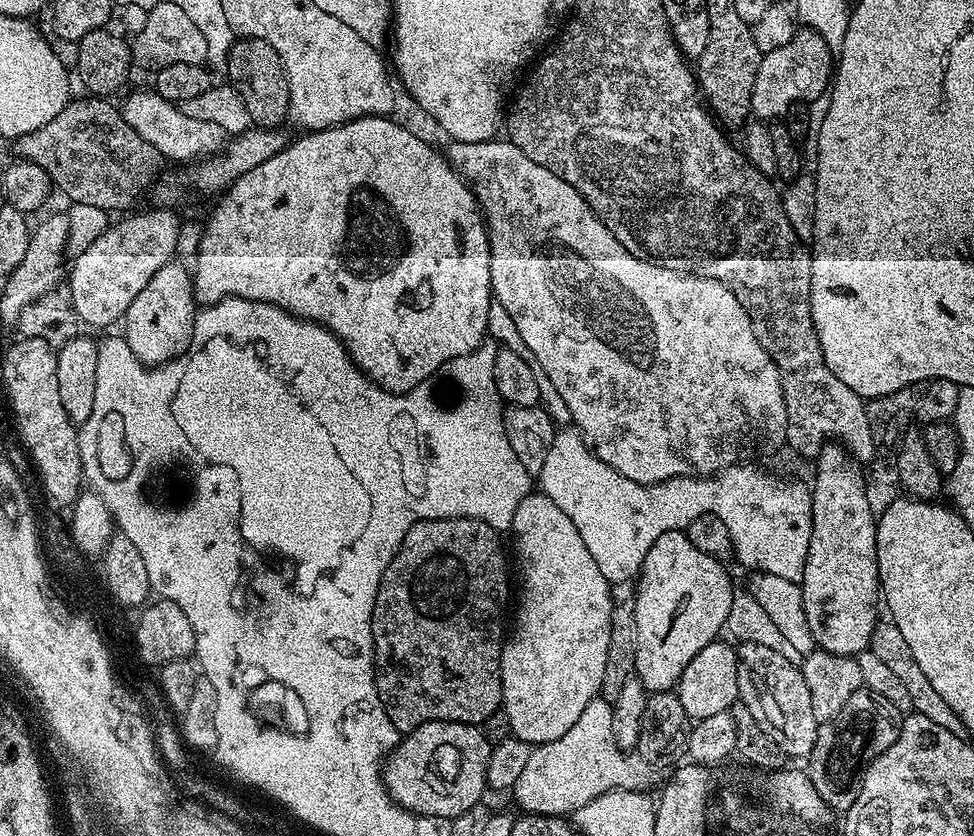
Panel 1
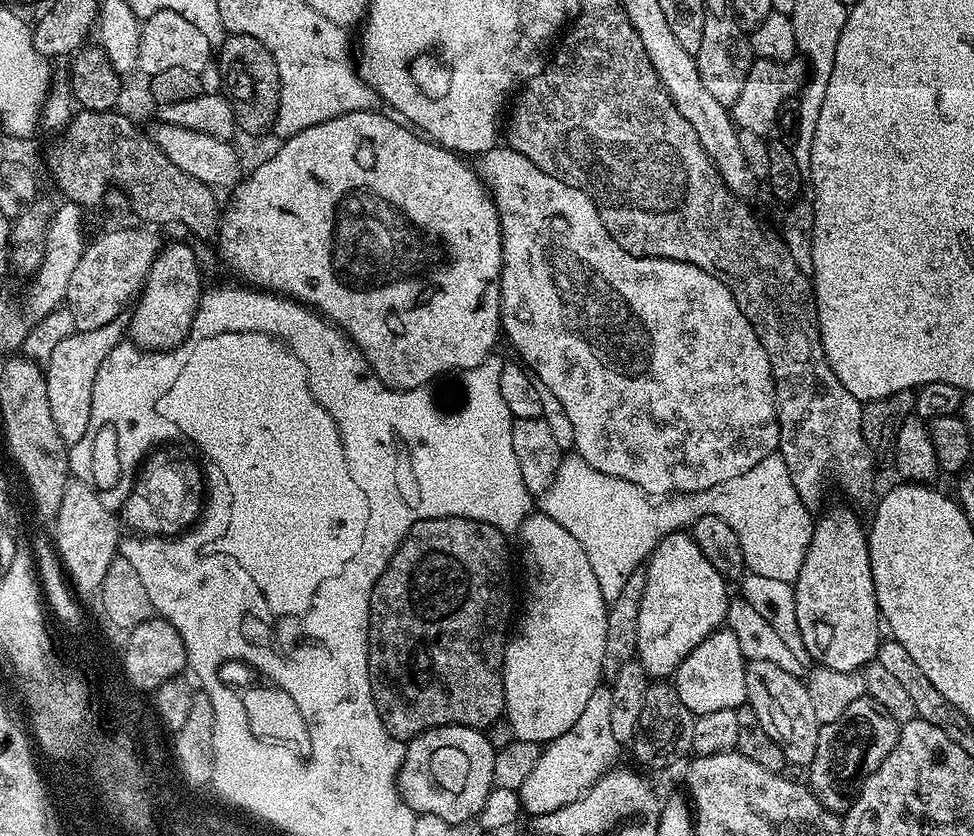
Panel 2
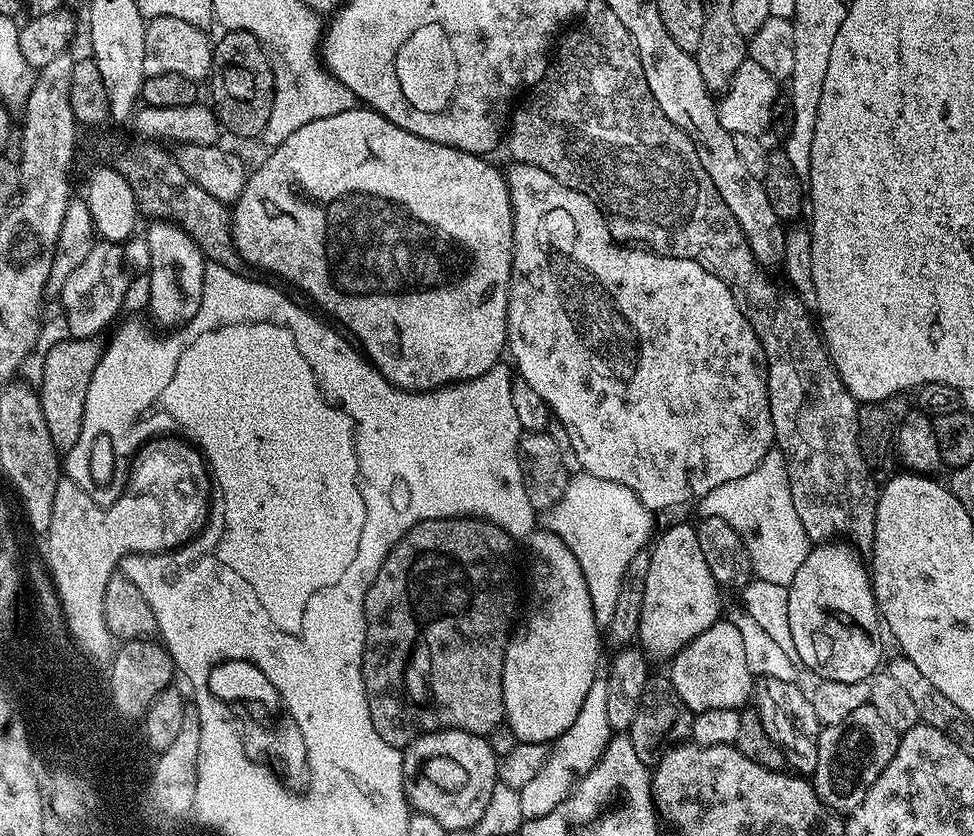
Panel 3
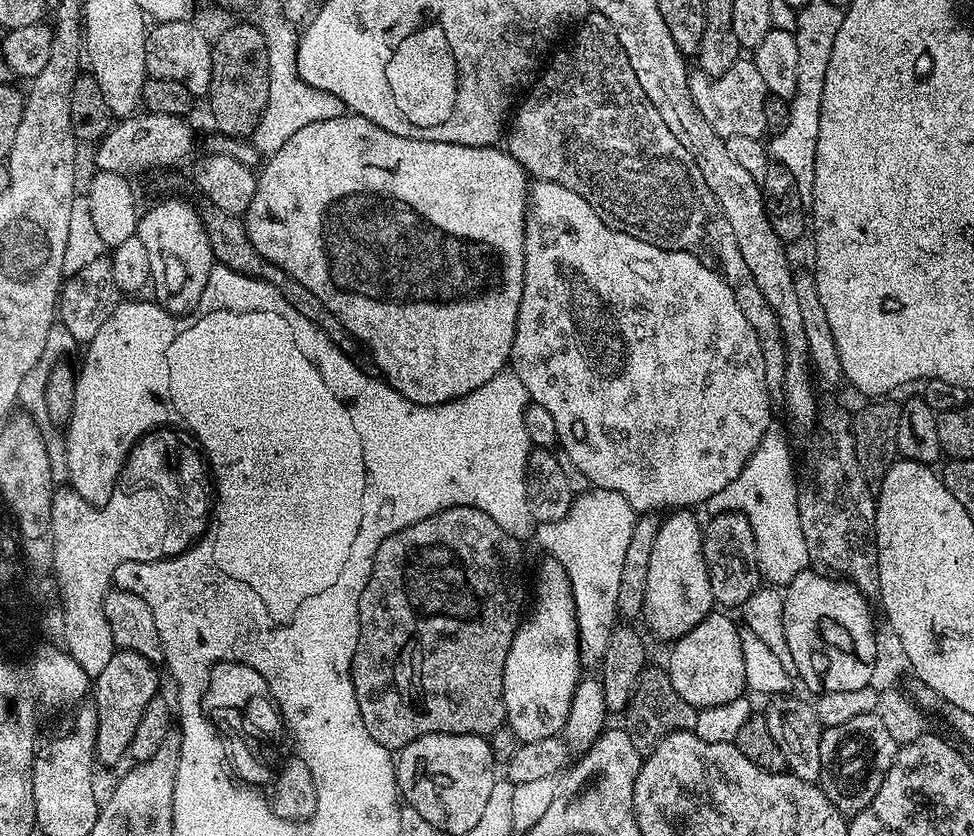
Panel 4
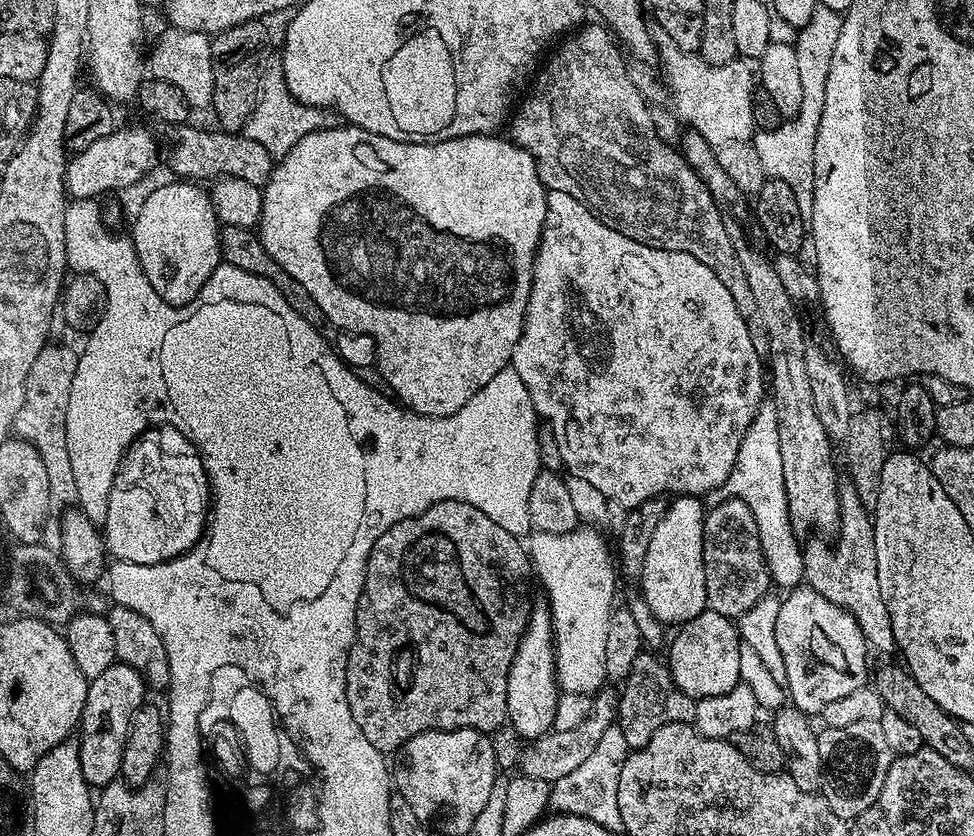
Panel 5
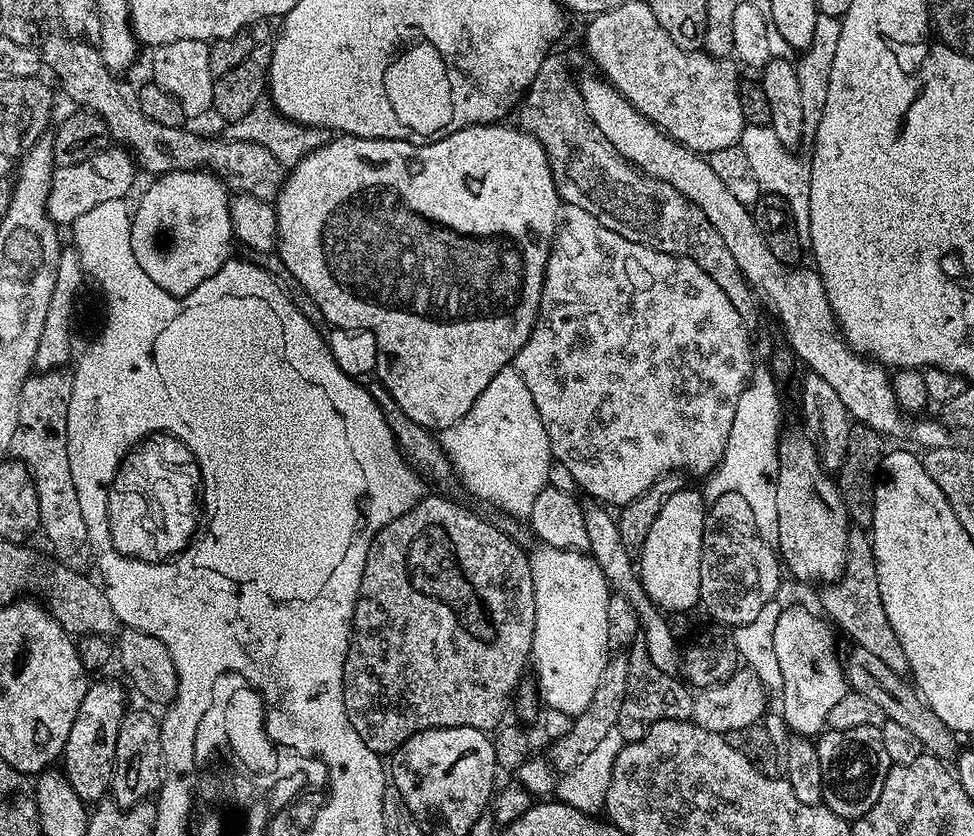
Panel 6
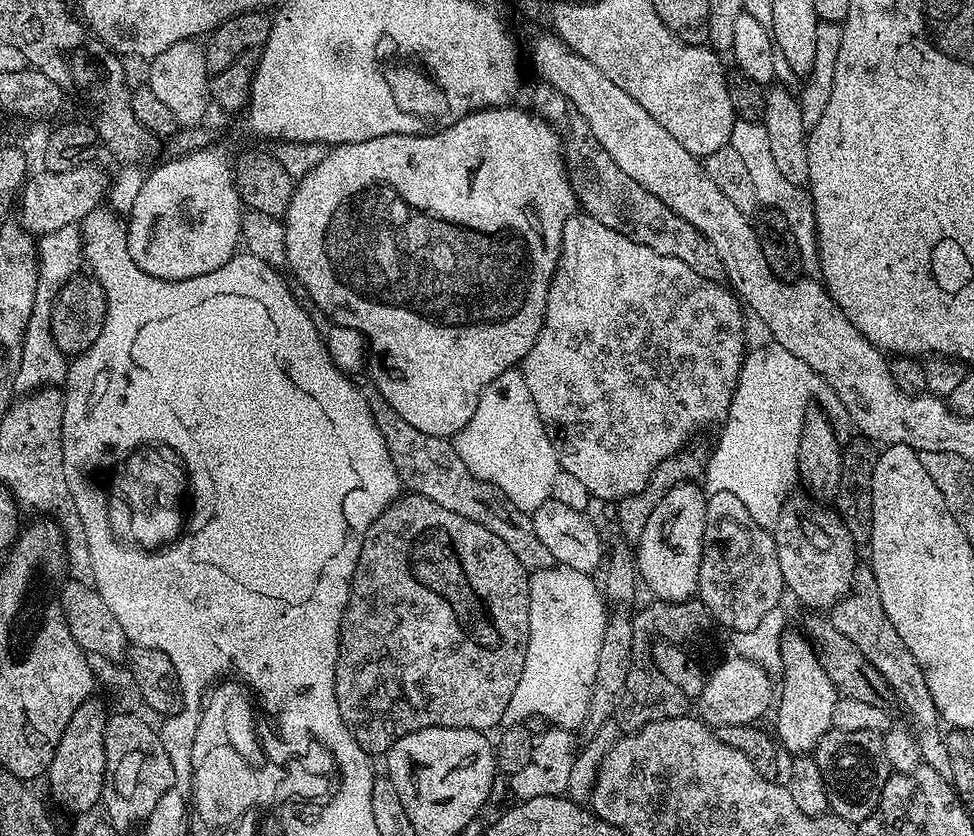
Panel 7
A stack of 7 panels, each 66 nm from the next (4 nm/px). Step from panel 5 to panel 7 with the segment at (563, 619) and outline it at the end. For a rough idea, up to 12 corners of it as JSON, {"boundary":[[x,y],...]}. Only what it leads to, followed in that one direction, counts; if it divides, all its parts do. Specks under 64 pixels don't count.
{"boundary":[[587,572],[531,573],[505,725],[588,719],[610,615]]}

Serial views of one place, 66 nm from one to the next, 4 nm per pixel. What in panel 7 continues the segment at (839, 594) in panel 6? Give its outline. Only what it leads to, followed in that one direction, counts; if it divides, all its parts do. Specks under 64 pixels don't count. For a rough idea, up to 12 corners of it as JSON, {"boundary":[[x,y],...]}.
{"boundary":[[871,567],[830,609],[835,628],[912,715],[921,761],[951,777],[940,712],[890,626]]}

